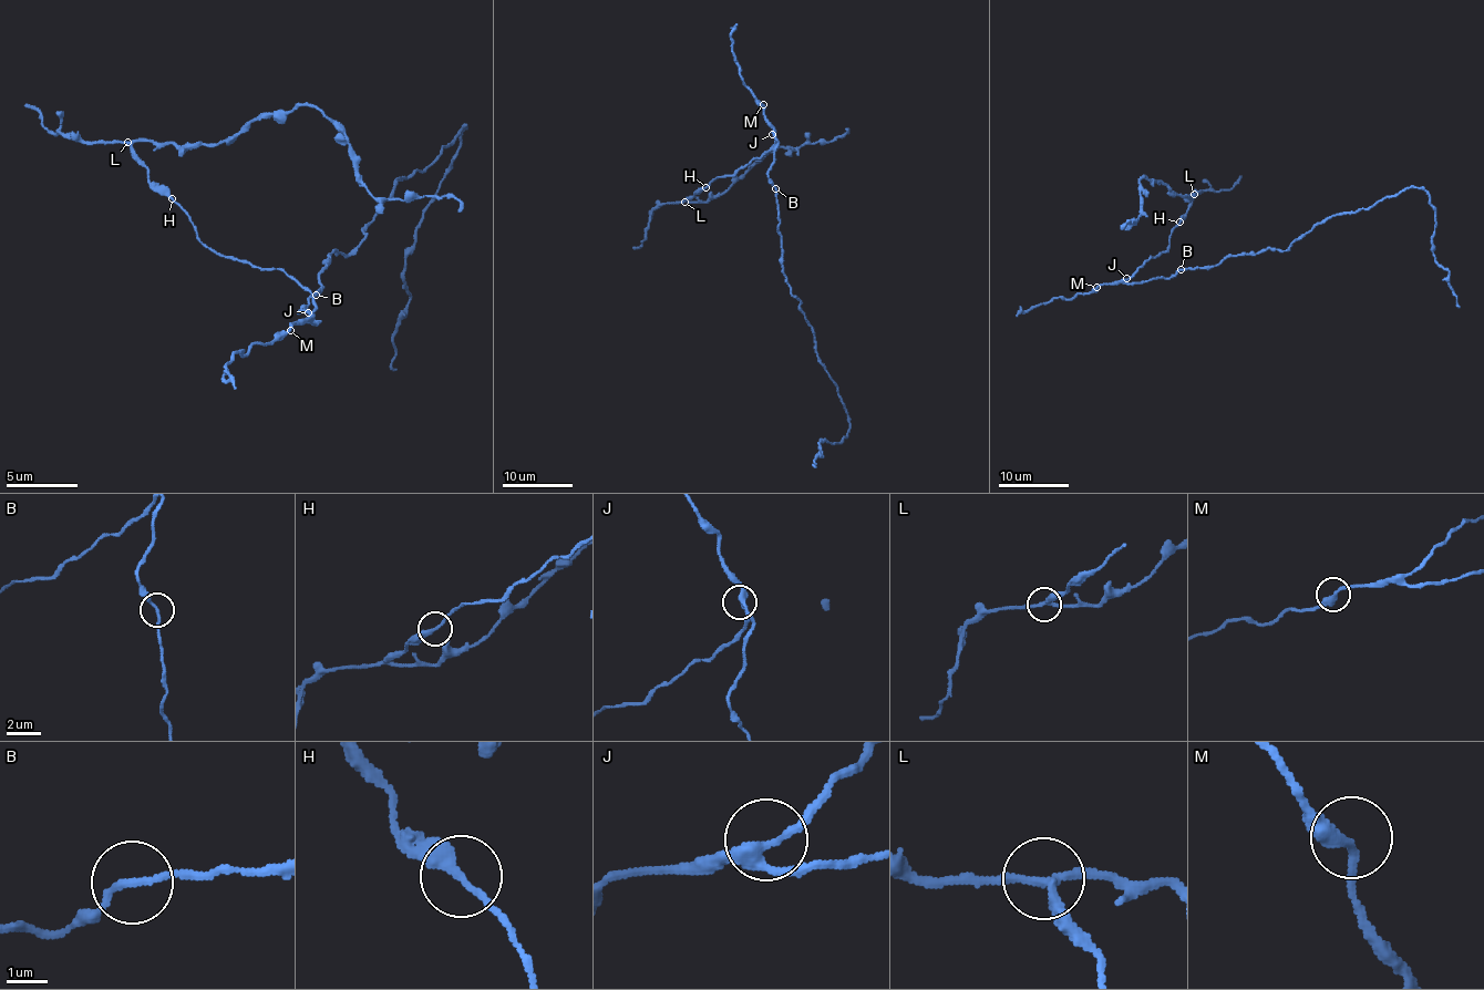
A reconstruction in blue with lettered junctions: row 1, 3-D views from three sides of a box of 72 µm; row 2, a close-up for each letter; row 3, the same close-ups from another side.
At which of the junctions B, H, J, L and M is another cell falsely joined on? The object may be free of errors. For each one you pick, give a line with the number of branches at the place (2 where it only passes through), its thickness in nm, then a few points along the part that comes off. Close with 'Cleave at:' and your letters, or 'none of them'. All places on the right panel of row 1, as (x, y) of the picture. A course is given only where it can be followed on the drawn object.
L: 3 branches meet; 200 nm thick; foreign part runs (1193, 194), (1174, 194), (1163, 184), (1144, 176), (1139, 182), (1141, 212), (1135, 222), (1126, 222), (1121, 229)
Cleave at: L

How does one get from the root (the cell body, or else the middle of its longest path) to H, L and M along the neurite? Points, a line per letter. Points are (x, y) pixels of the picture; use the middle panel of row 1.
H: (775, 187), (769, 176), (777, 143), (774, 134), (775, 143), (760, 157), (706, 187)
L: (775, 187), (769, 176), (777, 143), (774, 134), (775, 143), (760, 157), (732, 175), (714, 178), (684, 200)
M: (775, 187), (771, 182), (769, 167), (774, 161), (777, 140), (763, 113), (763, 104)

